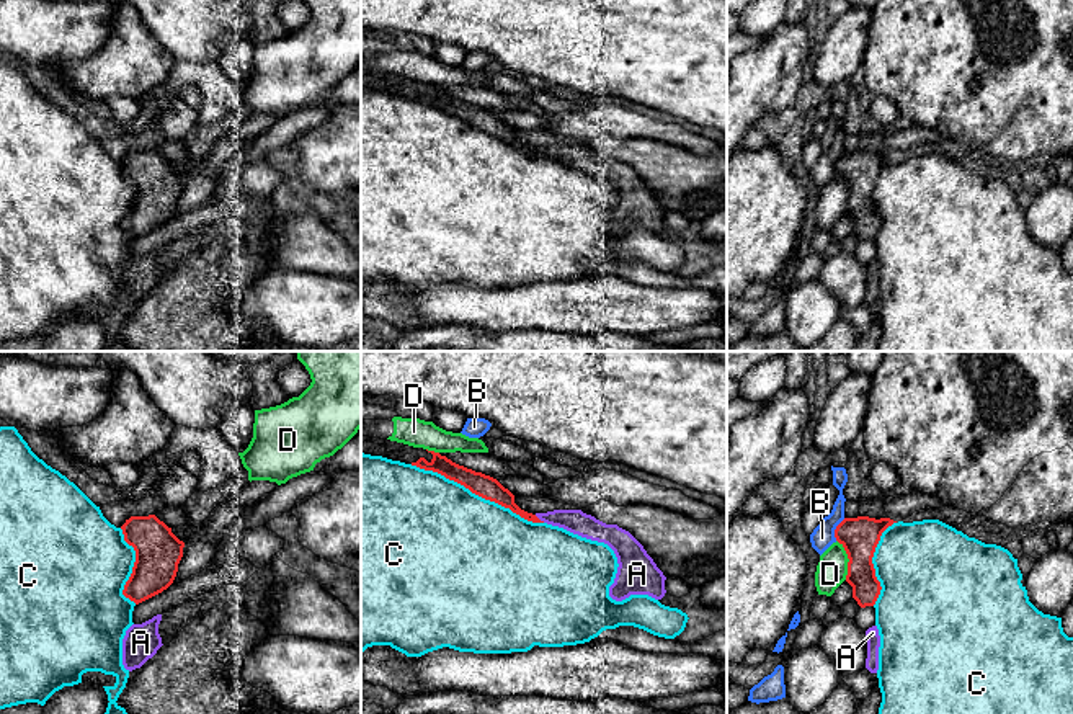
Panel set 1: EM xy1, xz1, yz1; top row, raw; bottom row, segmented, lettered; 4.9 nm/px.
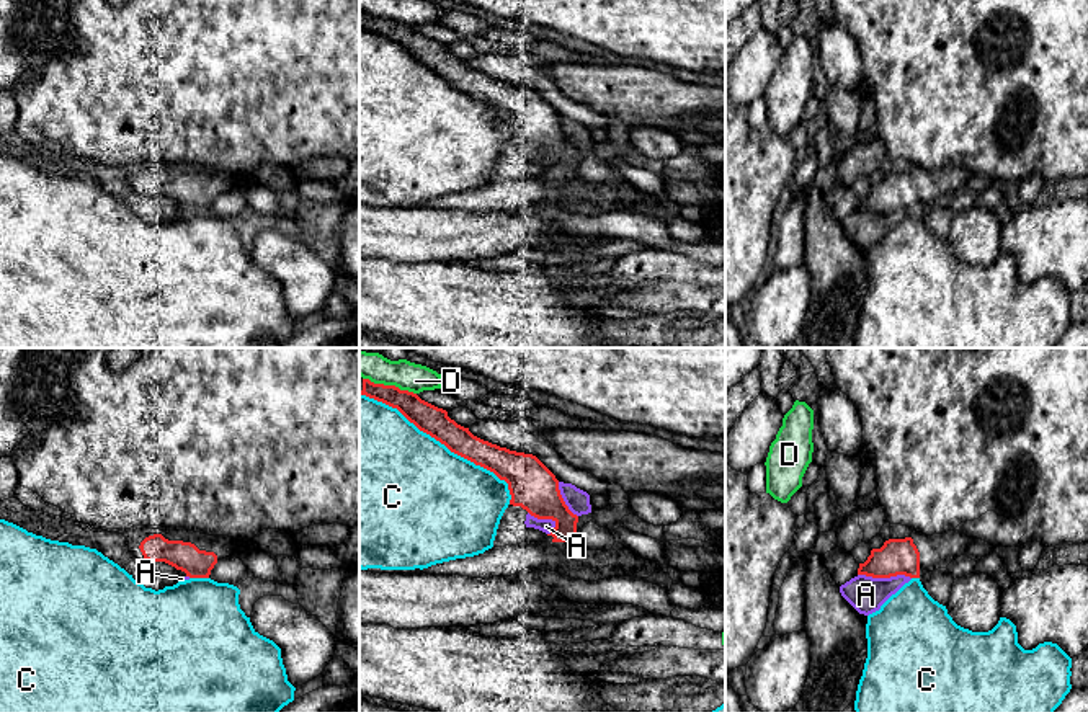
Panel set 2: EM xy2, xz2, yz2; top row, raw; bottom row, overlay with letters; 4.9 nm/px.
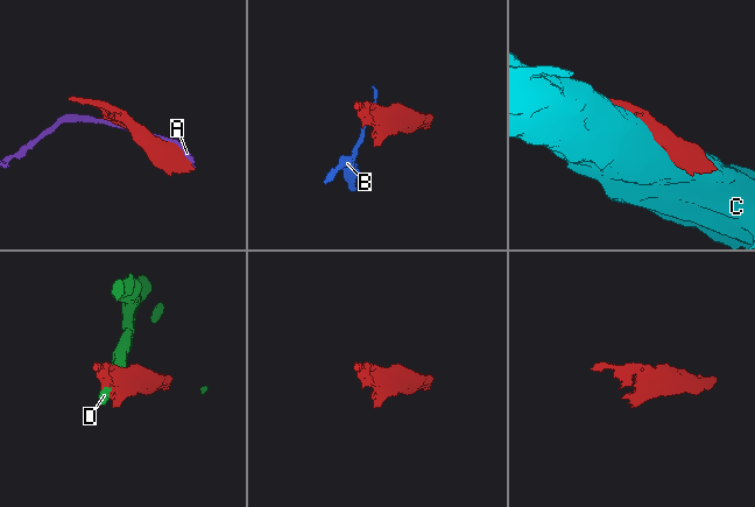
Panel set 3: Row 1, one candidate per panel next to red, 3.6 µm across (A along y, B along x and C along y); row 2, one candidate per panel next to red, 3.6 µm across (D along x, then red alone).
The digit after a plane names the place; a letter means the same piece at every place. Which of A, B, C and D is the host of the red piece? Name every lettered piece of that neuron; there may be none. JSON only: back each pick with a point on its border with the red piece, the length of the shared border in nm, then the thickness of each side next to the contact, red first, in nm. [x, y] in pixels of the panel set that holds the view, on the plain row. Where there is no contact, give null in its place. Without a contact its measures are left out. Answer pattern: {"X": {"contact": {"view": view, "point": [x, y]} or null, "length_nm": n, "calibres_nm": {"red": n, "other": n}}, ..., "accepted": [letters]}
{"accepted": []}

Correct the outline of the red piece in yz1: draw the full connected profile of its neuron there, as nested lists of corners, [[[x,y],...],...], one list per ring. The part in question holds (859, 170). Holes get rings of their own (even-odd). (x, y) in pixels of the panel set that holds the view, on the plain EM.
[[[844,152],[835,163],[836,175],[848,188],[846,216],[853,221],[853,232],[861,242],[874,240],[880,229],[880,216],[875,211],[872,191],[882,167],[892,160],[890,152]]]

